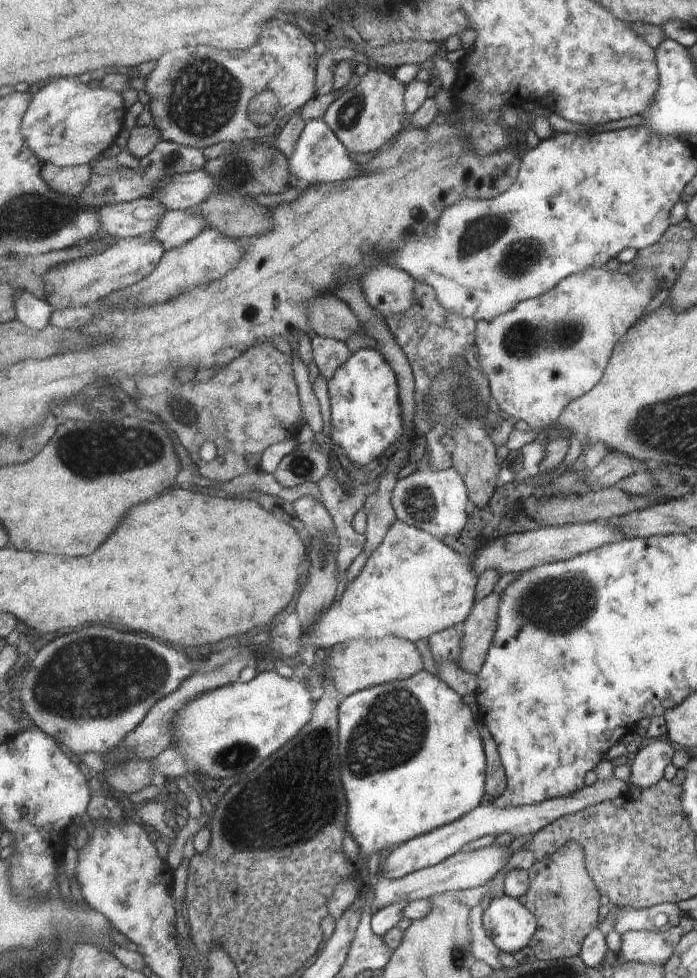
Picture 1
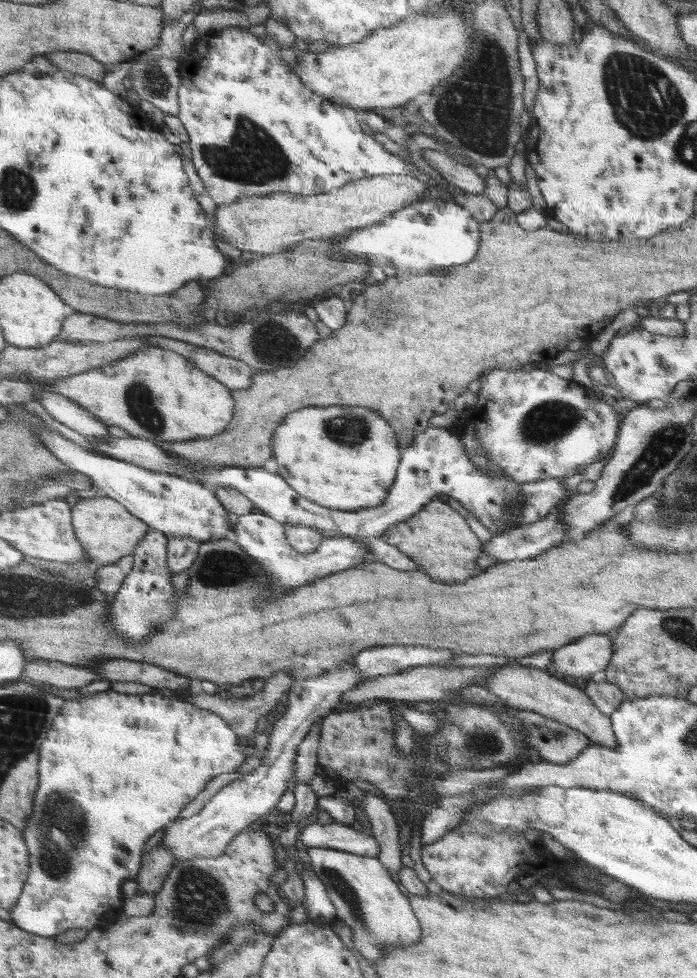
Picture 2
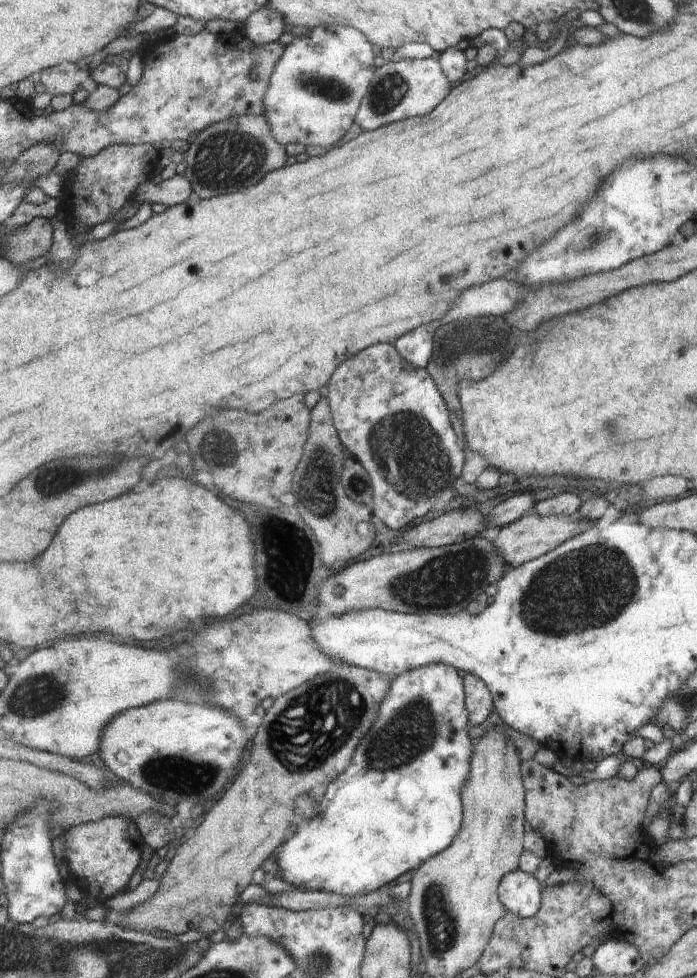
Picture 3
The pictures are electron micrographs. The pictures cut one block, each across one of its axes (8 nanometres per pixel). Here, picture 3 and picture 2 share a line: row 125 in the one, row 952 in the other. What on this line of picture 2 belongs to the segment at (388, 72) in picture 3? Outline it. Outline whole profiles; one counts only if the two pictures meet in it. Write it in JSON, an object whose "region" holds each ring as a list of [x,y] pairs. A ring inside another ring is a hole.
{"region":[[[308,847],[313,872],[326,886],[328,898],[336,908],[336,917],[348,923],[354,948],[372,962],[381,960],[389,947],[412,947],[421,942],[423,933],[411,901],[402,894],[388,869],[377,857],[358,856],[332,848]]]}

